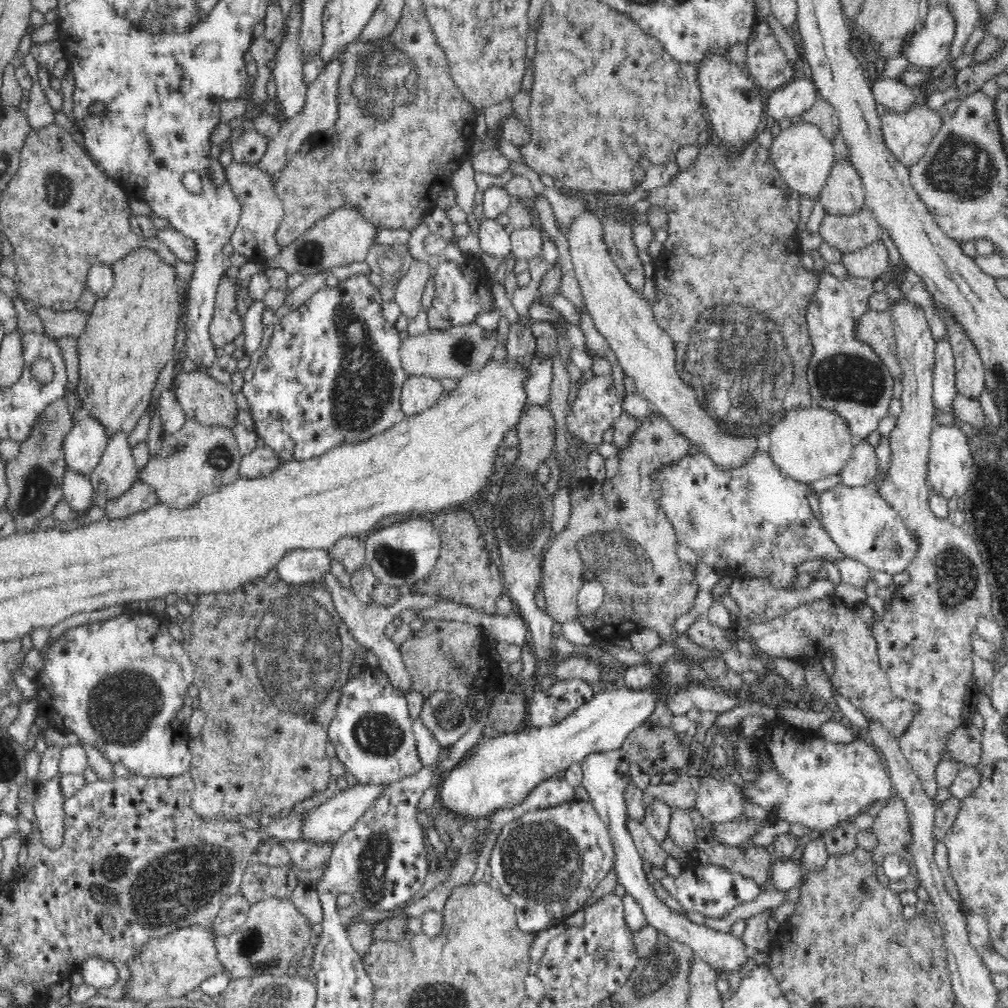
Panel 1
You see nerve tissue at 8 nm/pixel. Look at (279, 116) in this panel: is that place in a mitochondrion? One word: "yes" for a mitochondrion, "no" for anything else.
no

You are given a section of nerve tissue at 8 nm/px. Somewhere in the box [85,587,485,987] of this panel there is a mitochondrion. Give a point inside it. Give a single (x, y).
(188, 878)

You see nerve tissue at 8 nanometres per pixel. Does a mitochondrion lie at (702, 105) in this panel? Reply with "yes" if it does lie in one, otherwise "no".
no

